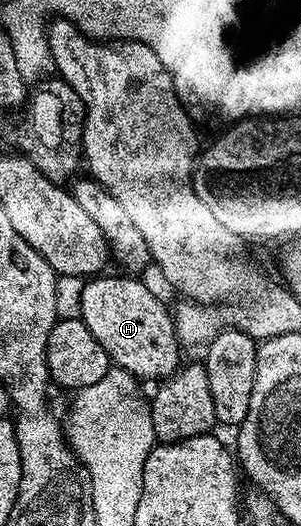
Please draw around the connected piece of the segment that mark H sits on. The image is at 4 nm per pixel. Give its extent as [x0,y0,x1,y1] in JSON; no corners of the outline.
[80,275,182,382]

